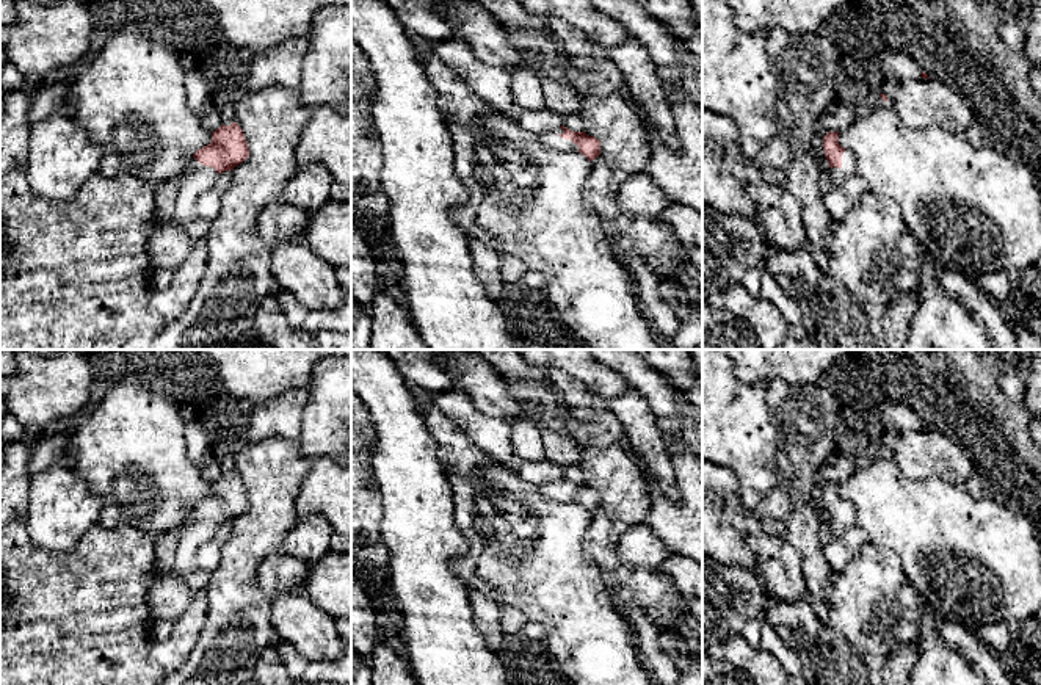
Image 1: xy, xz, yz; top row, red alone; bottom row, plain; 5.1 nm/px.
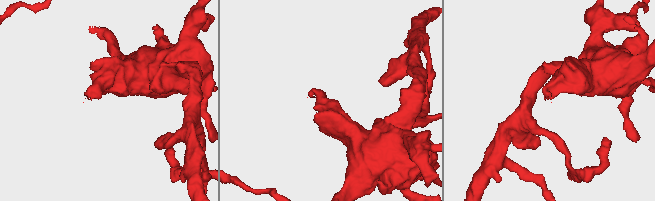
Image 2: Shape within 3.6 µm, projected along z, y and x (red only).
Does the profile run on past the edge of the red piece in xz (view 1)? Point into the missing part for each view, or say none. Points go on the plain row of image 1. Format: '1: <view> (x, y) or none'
1: xz (551, 489)

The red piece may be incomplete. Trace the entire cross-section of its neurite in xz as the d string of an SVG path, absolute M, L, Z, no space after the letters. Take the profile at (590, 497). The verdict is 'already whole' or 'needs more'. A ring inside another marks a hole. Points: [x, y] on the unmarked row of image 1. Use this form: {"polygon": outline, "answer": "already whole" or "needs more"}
{"polygon": "M564 477L539 484L538 491L550 500L580 503L589 513L600 506L600 492L597 489L589 487L585 483L572 483Z", "answer": "needs more"}

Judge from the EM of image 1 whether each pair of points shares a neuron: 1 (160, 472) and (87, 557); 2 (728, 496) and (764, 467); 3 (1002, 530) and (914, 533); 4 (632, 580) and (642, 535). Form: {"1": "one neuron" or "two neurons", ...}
{"1": "two neurons", "2": "two neurons", "3": "one neuron", "4": "two neurons"}

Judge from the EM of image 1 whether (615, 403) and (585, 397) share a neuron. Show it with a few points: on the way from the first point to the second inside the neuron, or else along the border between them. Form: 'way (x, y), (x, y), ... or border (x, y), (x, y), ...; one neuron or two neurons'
border (605, 400), (624, 434); two neurons

